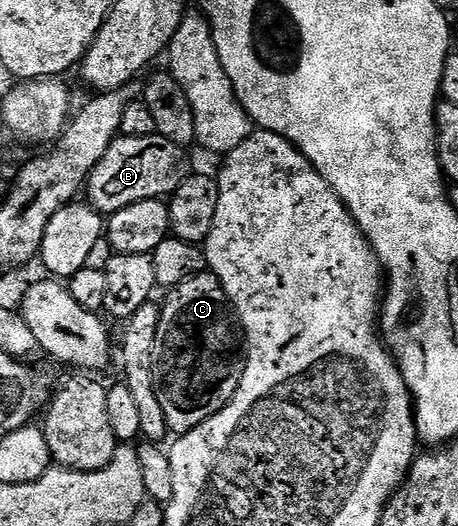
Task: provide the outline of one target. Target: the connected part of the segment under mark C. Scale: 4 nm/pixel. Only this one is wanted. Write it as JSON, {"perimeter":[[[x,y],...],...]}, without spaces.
{"perimeter":[[[205,270],[197,276],[191,276],[165,296],[168,297],[162,300],[158,338],[154,338],[152,373],[162,414],[166,414],[169,433],[183,434],[221,412],[234,398],[242,382],[246,363],[246,337],[220,279],[213,276],[211,271]]]}

